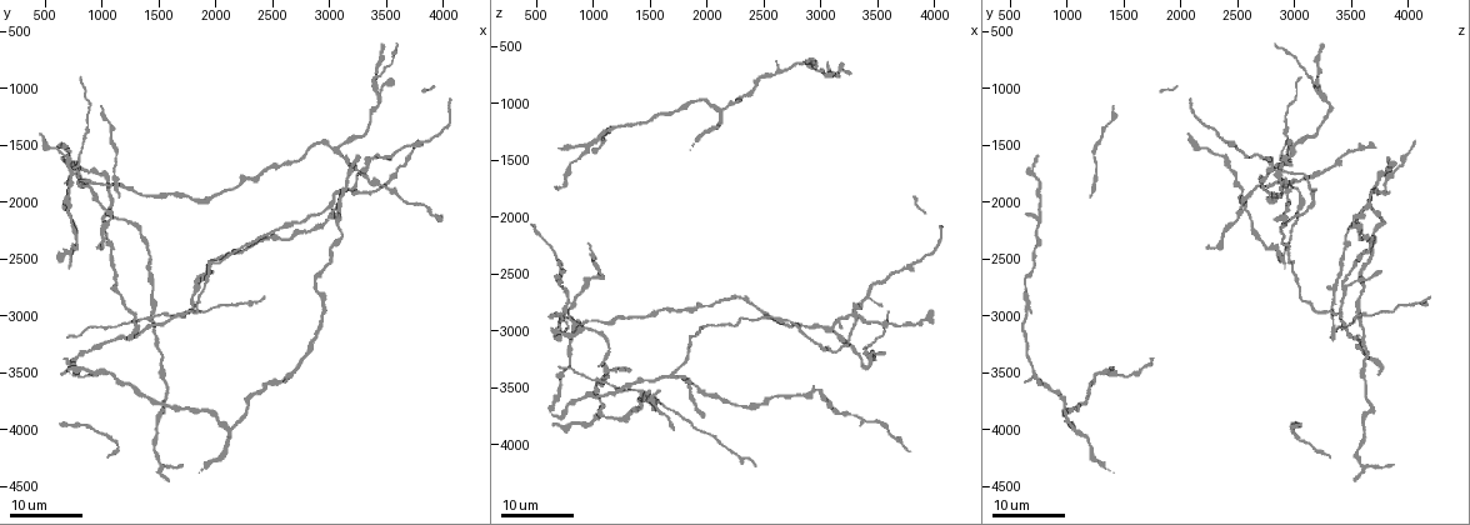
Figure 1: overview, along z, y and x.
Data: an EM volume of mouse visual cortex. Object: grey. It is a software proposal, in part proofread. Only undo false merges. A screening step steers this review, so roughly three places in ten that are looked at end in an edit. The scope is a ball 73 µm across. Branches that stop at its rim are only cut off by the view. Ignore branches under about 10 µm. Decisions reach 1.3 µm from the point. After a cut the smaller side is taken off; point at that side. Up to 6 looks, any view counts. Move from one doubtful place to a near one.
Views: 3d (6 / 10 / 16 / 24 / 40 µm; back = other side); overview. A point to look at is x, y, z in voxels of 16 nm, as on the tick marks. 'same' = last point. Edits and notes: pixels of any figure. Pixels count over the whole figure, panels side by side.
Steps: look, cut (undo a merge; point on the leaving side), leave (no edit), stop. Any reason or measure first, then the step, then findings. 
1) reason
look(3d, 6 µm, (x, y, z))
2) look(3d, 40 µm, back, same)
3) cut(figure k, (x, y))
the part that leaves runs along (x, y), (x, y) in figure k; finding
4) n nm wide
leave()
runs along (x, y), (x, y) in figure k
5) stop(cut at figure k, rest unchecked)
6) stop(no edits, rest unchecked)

arms run side by side
look(3d, 16 µm, (1160, 2820, 3360))

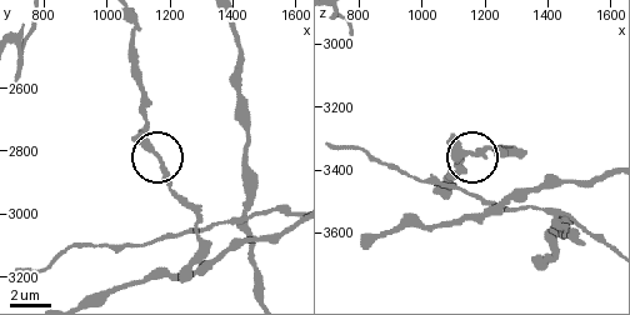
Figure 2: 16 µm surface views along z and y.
look(3d, 6 µm, (1170, 2830, 3340))

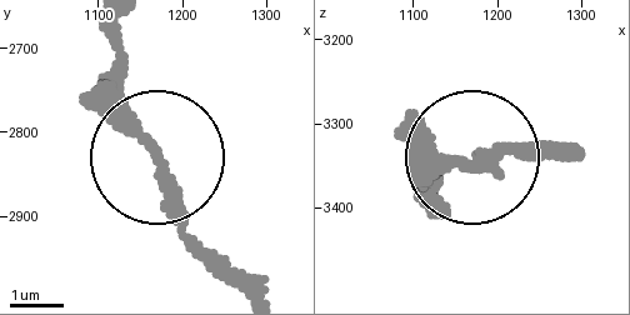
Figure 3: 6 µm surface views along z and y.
200 nm wide
leave()
all the same neuron

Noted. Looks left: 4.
small branch off a trunk
look(3d, 16 µm, (1480, 3000, 3540))

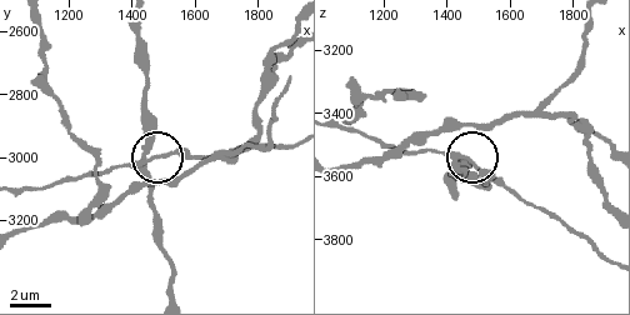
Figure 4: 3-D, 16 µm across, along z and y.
zoom in
look(3d, 10 µm, (1480, 3000, 3560))

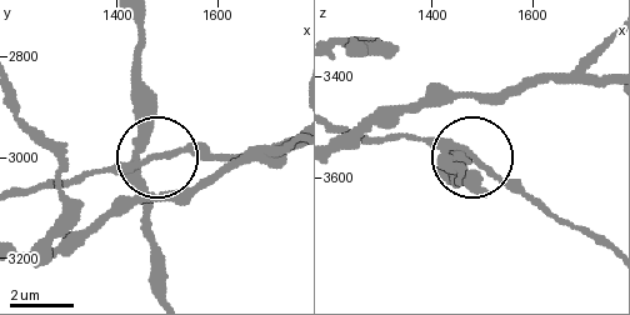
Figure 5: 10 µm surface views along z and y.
side arm 20 µm
cut(figure 5, (84, 179))
the part that leaves runs along (444, 149), (473, 154), (570, 224), (603, 235) in figure 5; a second neuron is stuck on

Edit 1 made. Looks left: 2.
stop(cut at figure 5, rest unchecked)

